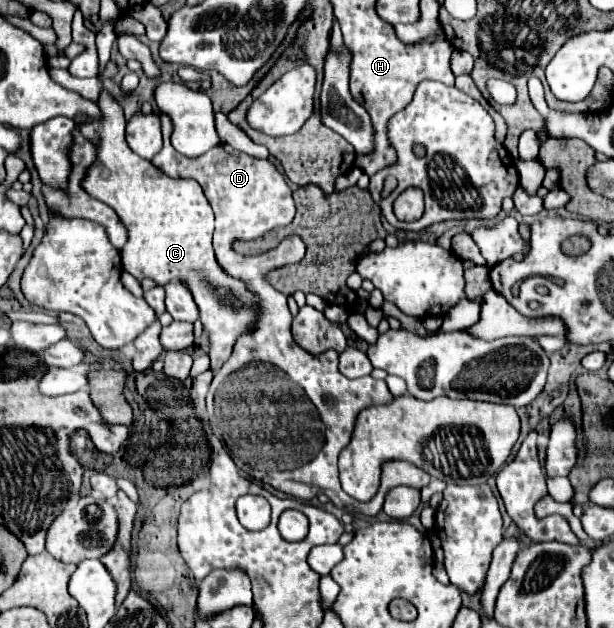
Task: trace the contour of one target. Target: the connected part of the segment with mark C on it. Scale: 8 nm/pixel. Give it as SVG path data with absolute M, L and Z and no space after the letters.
M102 91L98 107L104 113L102 121L90 121L82 127L82 131L88 135L88 139L92 141L100 141L100 149L98 149L98 161L90 167L90 171L86 173L86 179L82 181L82 187L98 201L108 203L118 217L122 219L122 223L128 227L128 243L122 247L120 257L122 257L122 267L124 271L128 271L130 275L134 275L138 281L150 277L154 279L158 285L166 285L166 283L182 283L190 289L194 303L200 309L200 321L204 325L204 331L208 333L210 339L210 371L216 373L222 363L230 357L232 347L236 345L238 337L248 335L252 331L252 325L258 319L260 307L256 305L258 295L252 293L246 283L242 279L236 279L232 275L228 275L220 263L216 261L214 249L212 249L212 229L214 229L214 213L212 207L208 203L208 199L202 193L202 187L194 181L194 179L172 179L168 175L164 175L162 171L158 171L150 161L134 155L134 151L128 147L126 139L124 139L124 113L122 107L106 93Z

